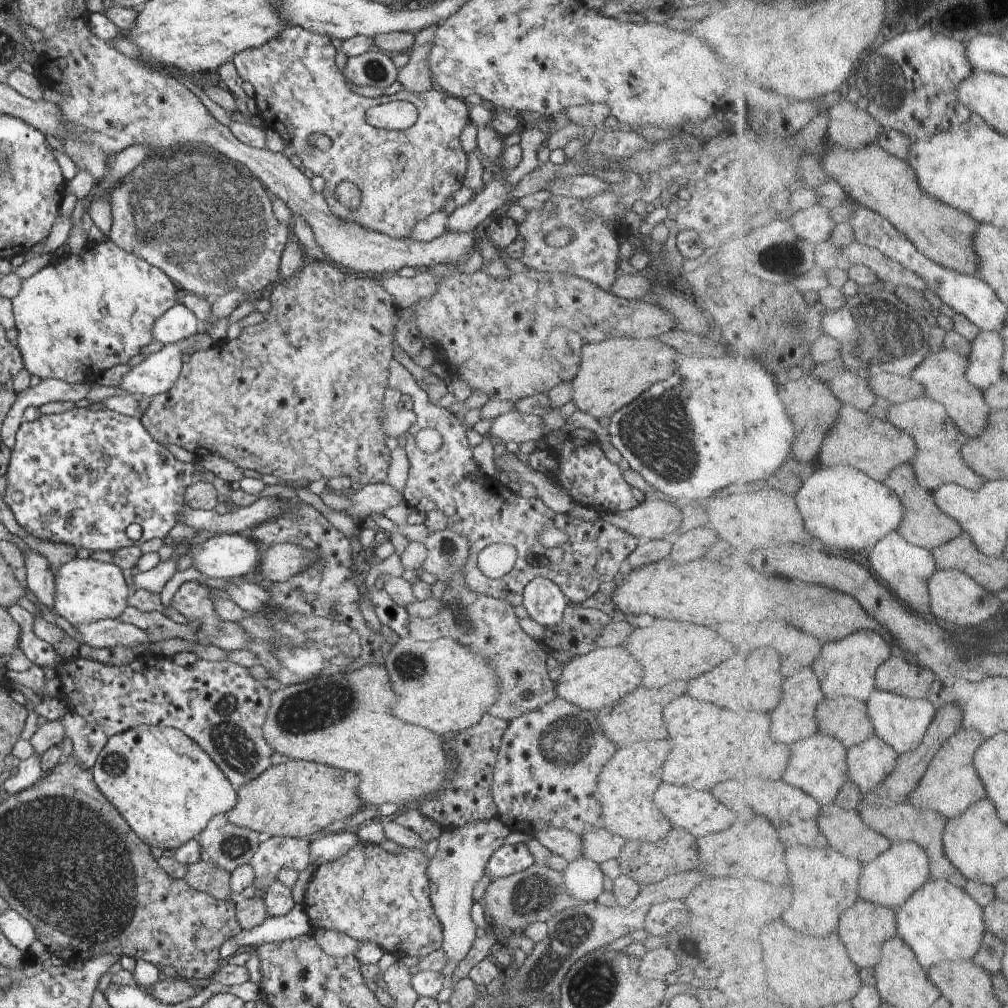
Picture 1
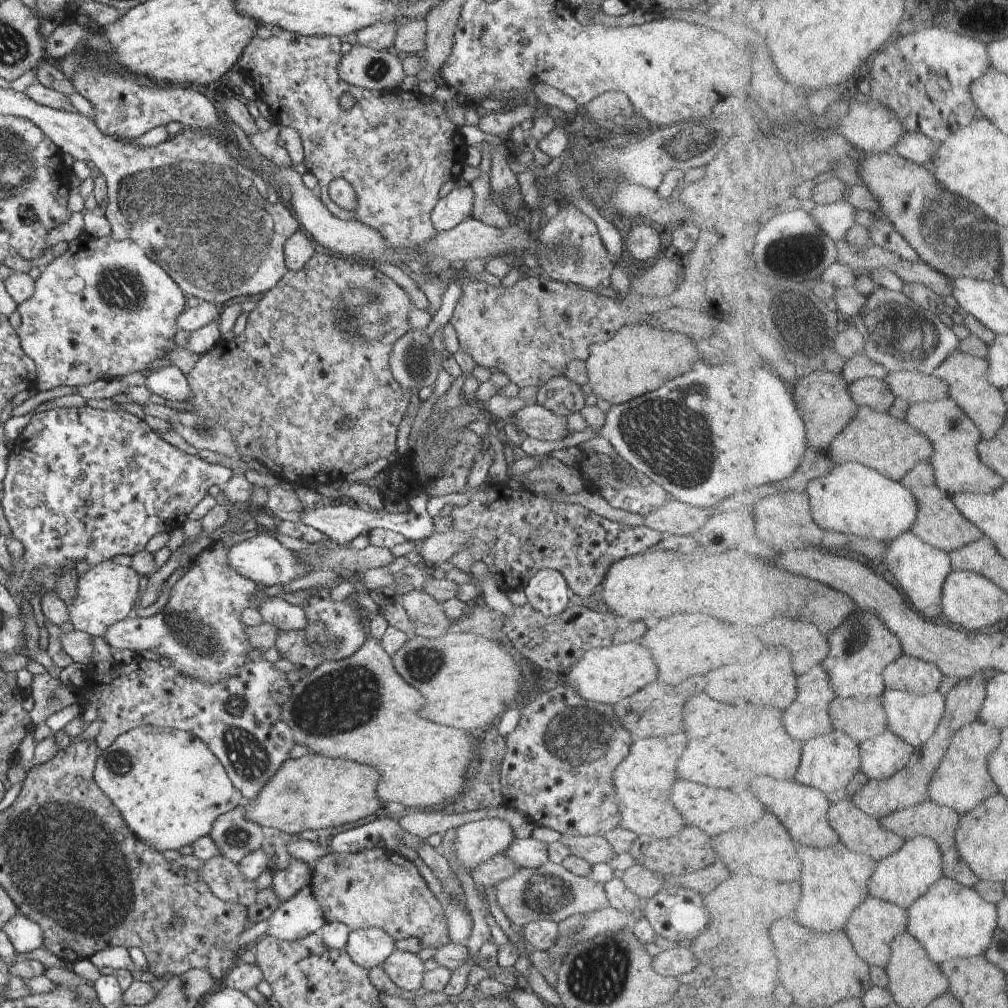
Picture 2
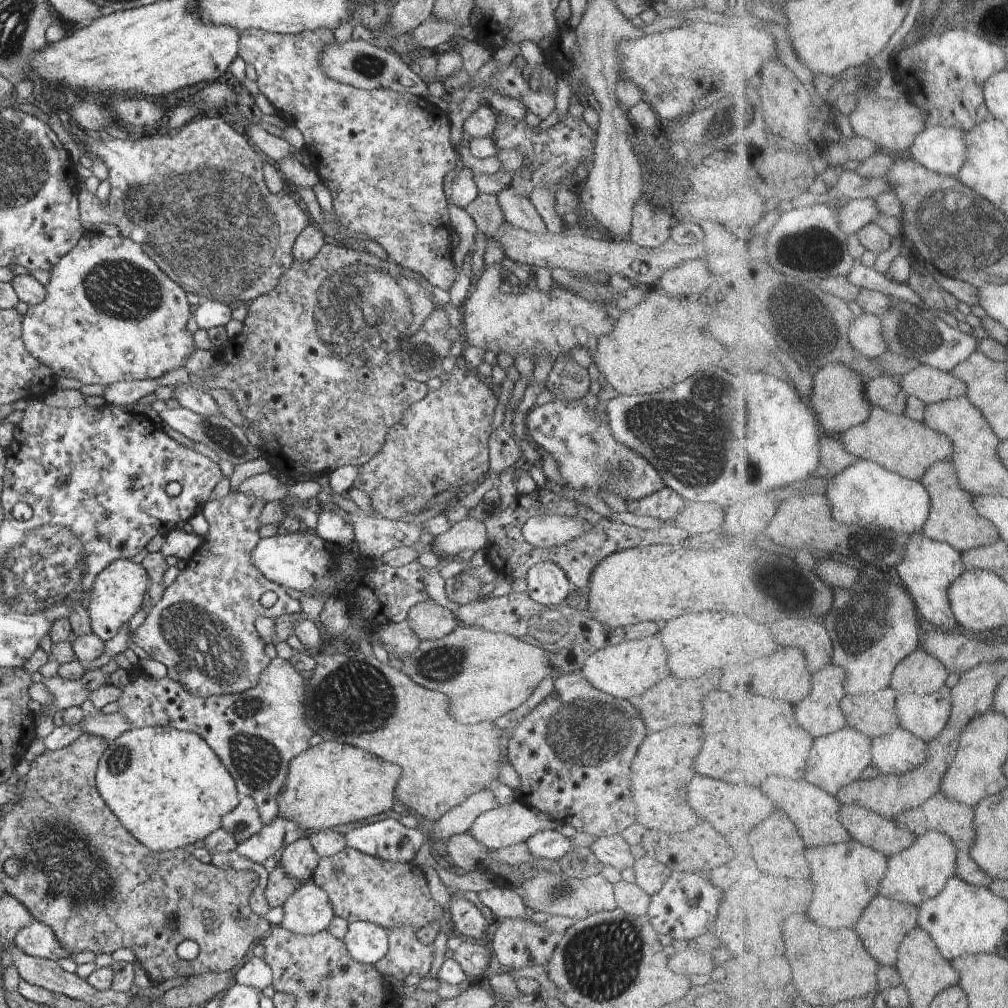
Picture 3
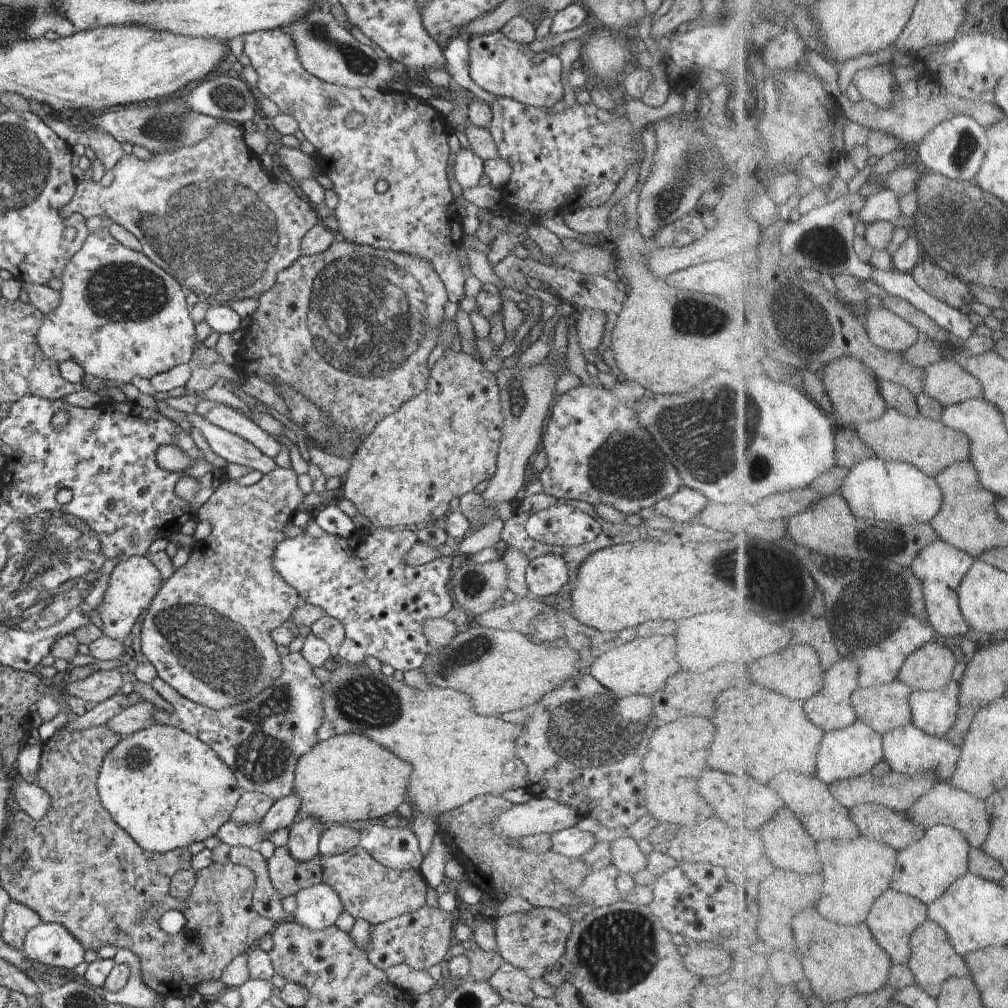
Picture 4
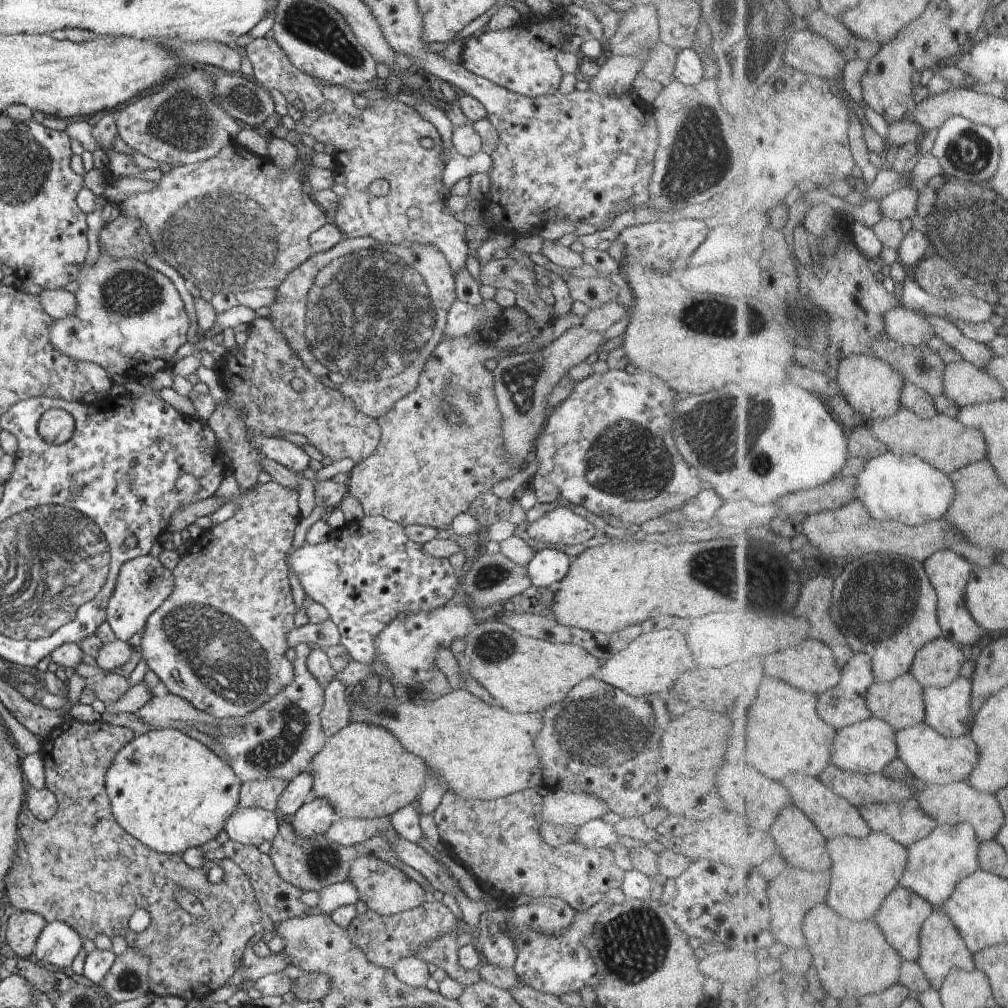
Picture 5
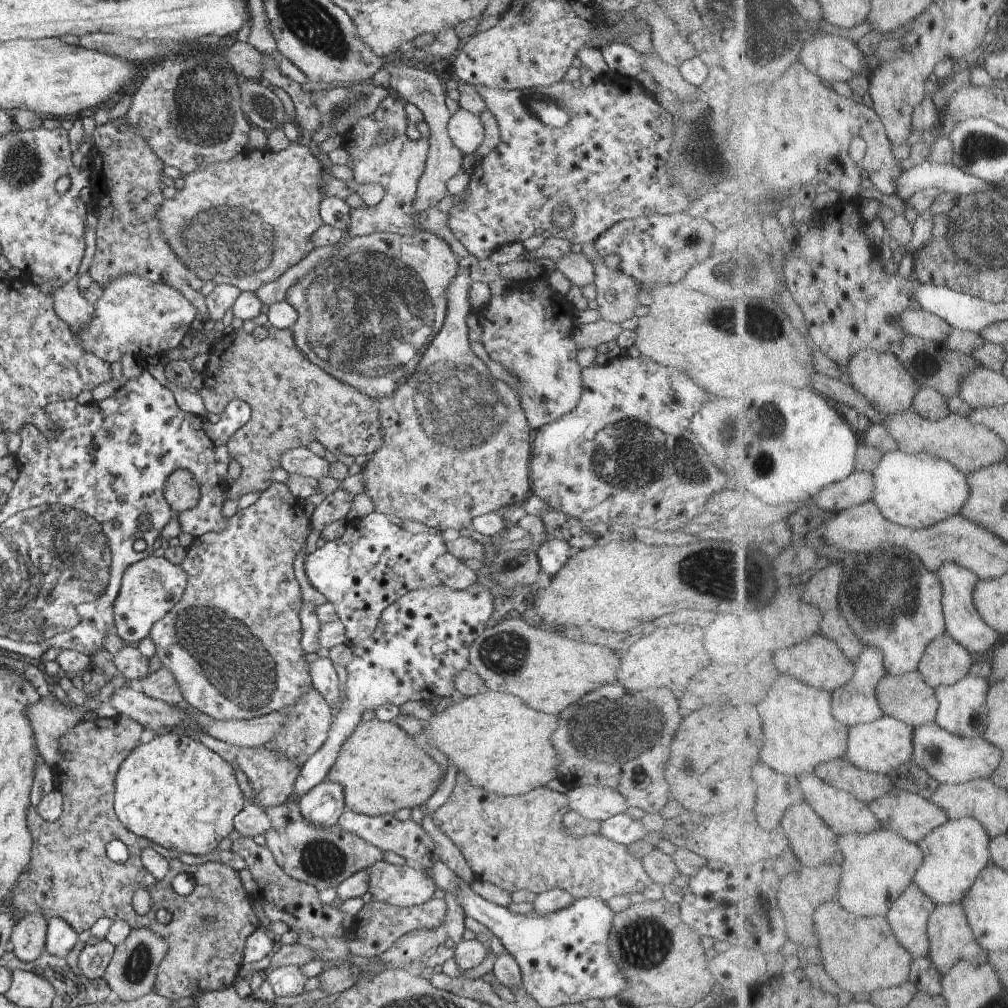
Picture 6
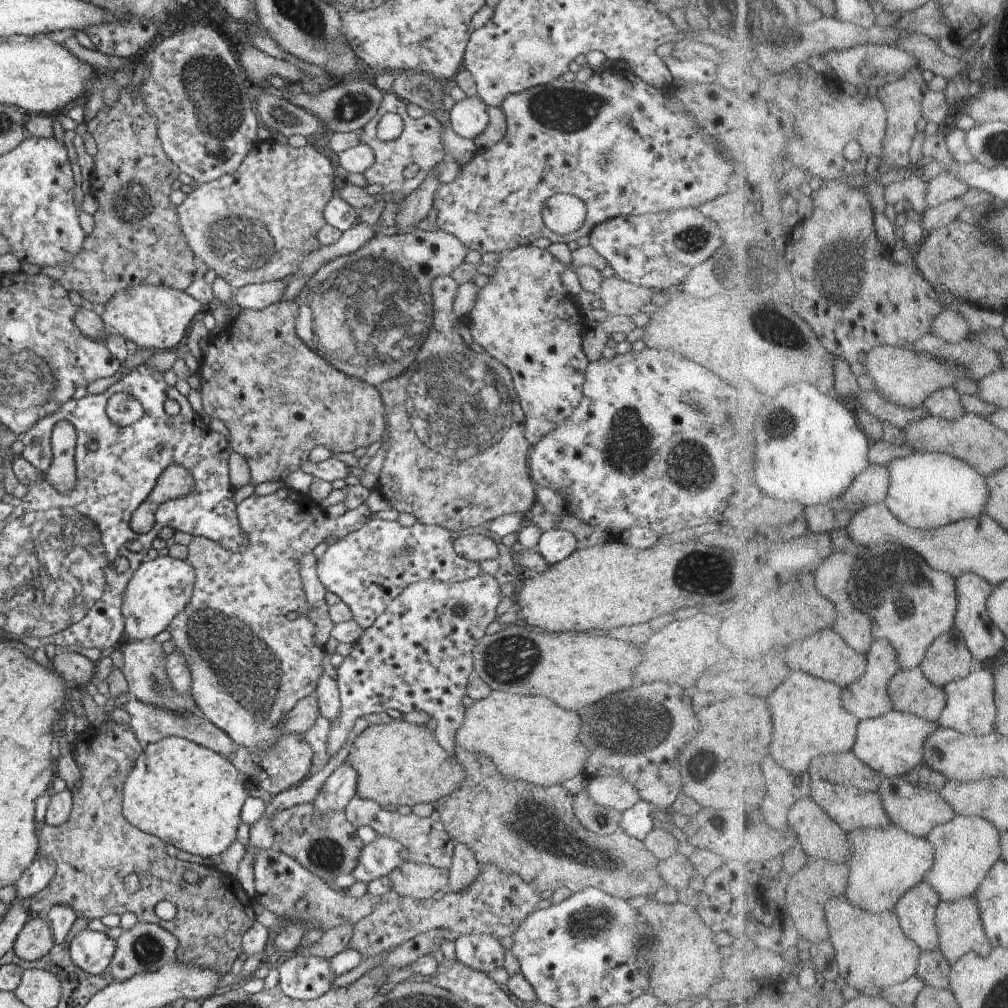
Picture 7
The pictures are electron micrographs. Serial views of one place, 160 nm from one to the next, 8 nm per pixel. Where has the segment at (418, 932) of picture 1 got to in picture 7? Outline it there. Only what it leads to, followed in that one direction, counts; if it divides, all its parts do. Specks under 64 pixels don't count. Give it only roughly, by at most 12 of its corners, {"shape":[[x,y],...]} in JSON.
{"shape":[[406,861],[389,874],[392,895],[416,900],[449,888],[449,869]]}

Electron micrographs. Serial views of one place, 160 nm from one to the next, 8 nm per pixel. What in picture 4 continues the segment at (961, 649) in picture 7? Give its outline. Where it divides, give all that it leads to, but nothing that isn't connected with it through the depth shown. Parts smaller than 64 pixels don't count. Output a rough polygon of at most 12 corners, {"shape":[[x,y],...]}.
{"shape":[[934,640],[910,656],[900,679],[937,691],[961,656]]}

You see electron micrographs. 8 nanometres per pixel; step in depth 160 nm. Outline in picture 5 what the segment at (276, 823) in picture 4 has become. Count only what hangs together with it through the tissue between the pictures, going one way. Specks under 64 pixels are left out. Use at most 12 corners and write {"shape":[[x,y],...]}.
{"shape":[[314,775],[295,776],[280,794],[276,814],[292,818],[311,798]]}

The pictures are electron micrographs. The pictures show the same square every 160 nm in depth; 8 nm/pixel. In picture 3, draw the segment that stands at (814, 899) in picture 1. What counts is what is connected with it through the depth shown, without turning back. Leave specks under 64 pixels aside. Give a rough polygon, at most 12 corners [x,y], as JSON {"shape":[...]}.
{"shape":[[858,840],[808,856],[812,918],[854,928],[882,892],[886,852]]}

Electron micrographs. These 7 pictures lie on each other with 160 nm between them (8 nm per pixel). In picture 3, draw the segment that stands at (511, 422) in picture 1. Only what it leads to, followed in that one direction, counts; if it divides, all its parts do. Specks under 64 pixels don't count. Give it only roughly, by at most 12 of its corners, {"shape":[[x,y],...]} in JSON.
{"shape":[[555,398],[526,414],[527,437],[564,486],[626,502],[666,487],[613,437],[607,416]]}

